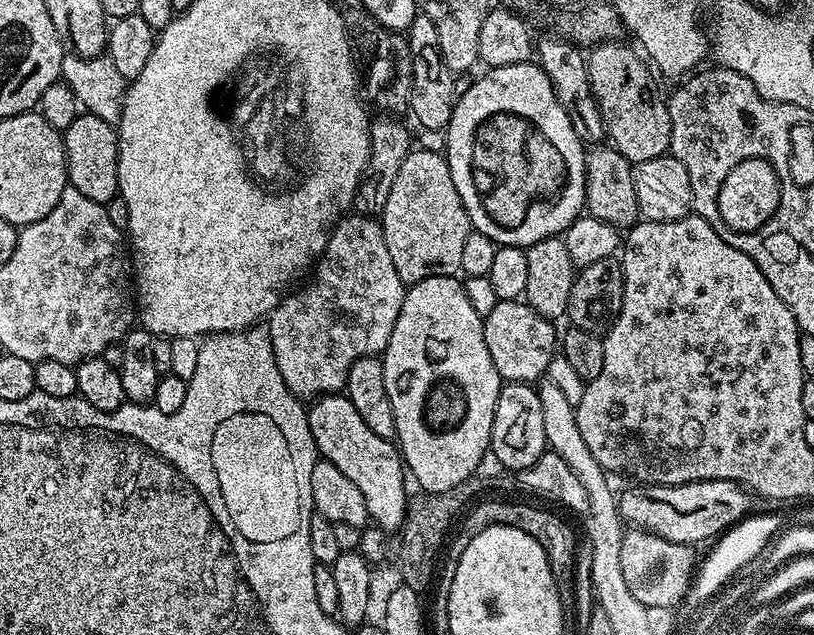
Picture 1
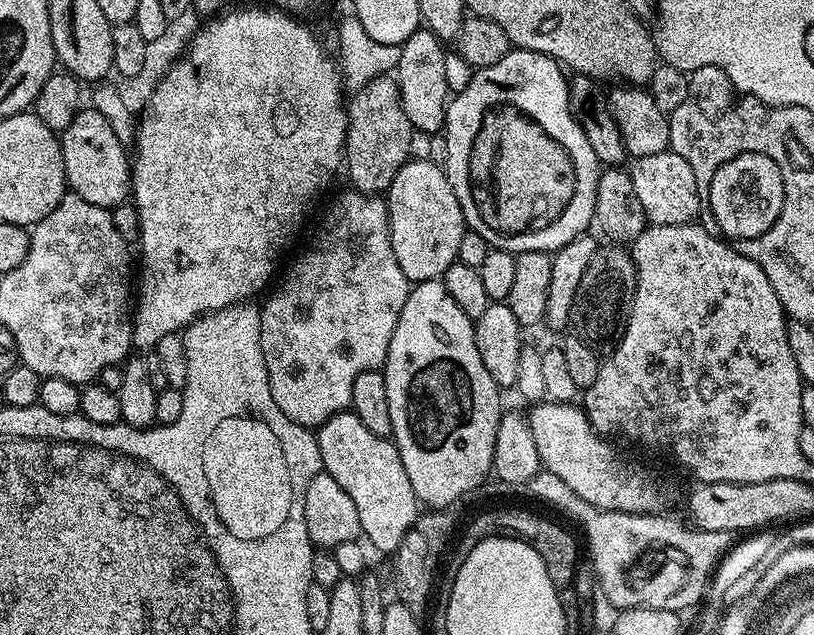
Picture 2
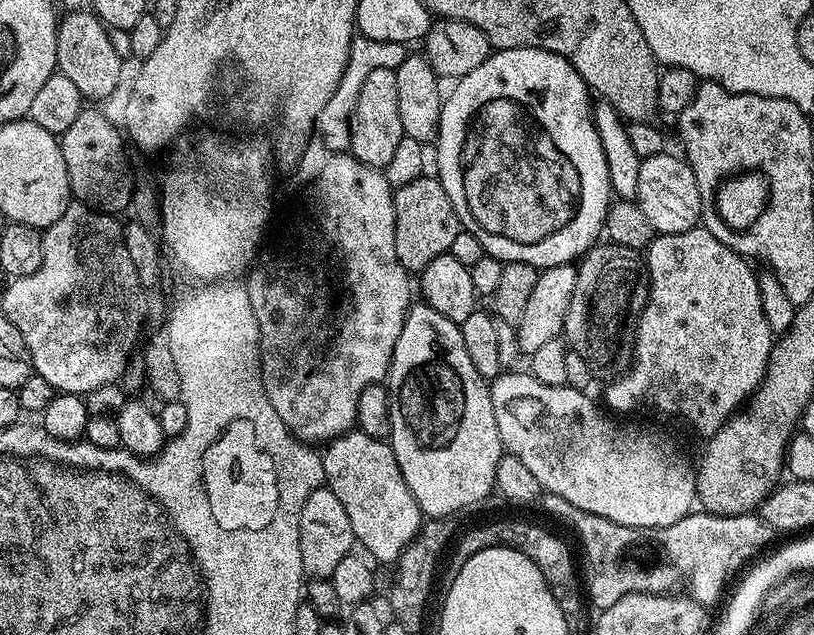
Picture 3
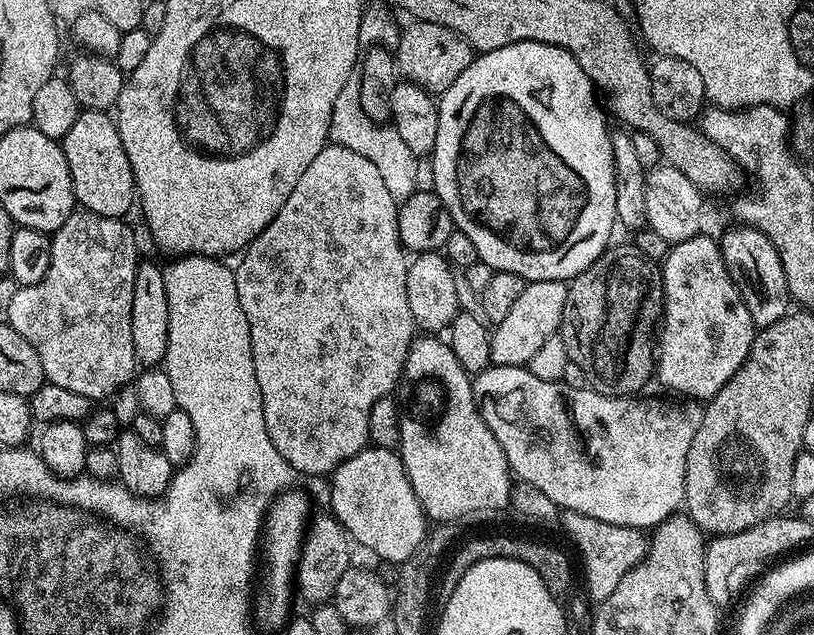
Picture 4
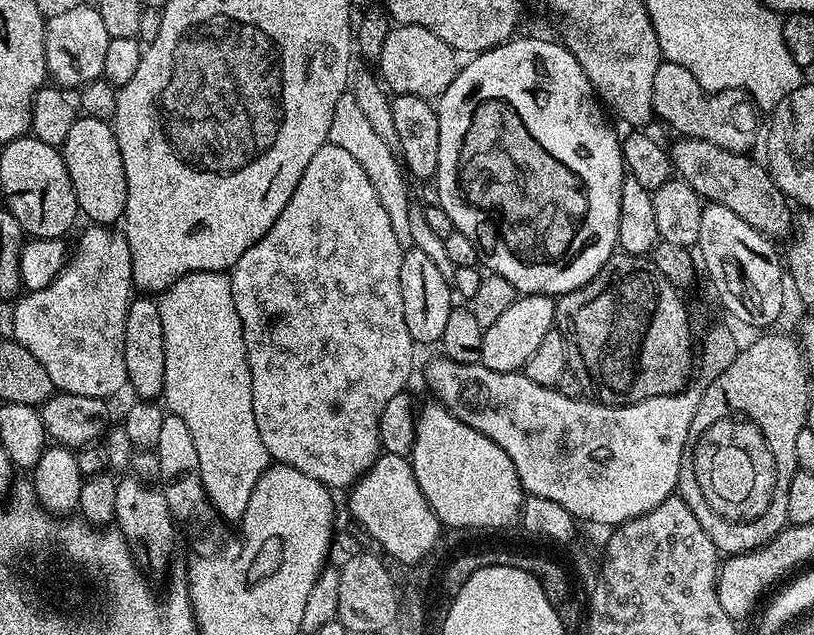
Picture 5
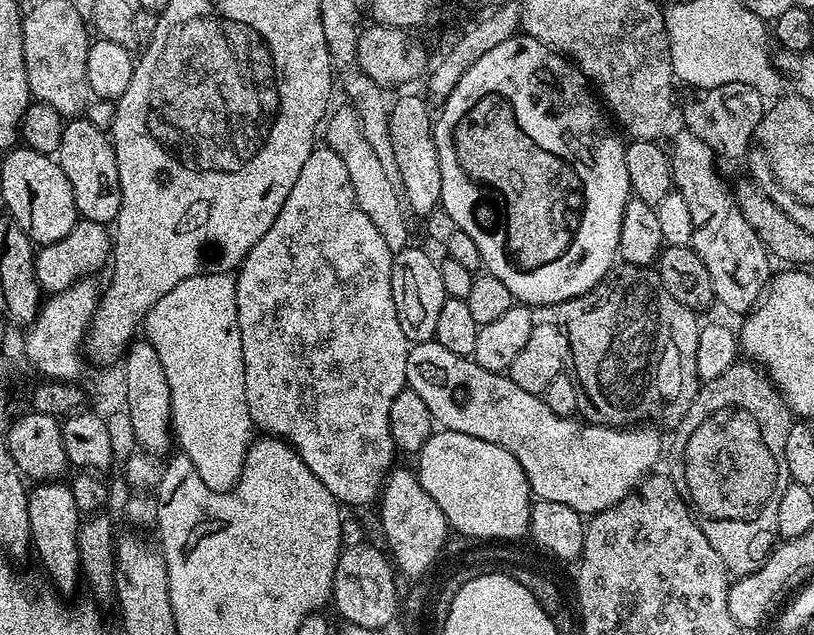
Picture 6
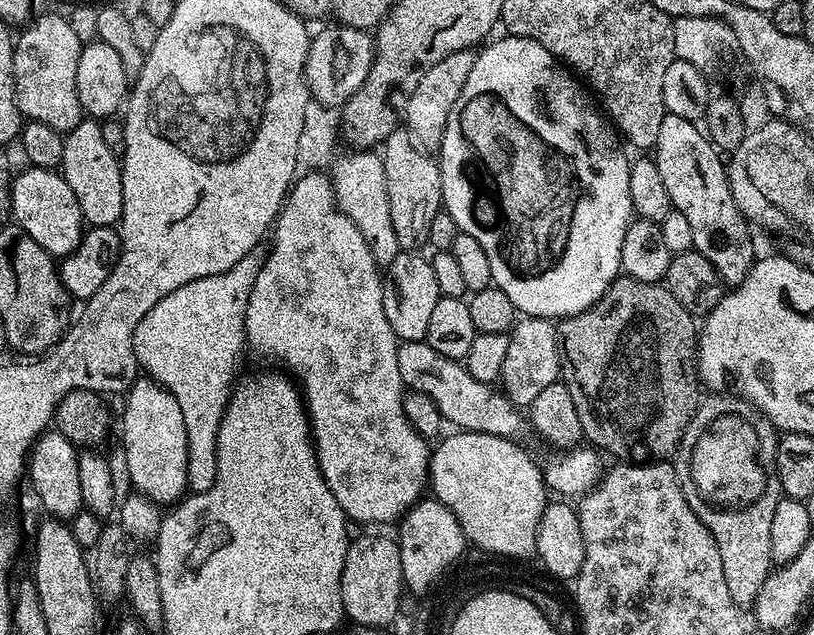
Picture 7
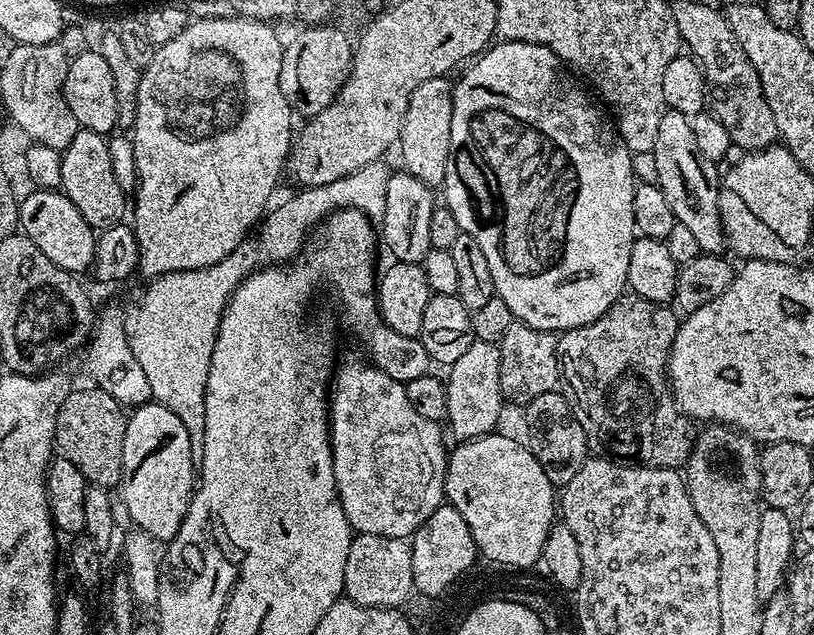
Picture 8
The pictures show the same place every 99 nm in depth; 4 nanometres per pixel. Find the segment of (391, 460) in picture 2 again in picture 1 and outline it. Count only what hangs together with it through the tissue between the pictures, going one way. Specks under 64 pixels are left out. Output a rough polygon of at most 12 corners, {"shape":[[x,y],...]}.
{"shape":[[347,395],[307,409],[317,453],[334,462],[388,534],[410,490],[399,447],[362,422]]}

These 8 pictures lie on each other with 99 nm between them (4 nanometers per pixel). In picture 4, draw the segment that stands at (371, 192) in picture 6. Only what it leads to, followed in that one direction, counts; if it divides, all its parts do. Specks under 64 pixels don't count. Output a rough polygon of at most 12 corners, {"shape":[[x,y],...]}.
{"shape":[[353,74],[332,103],[331,143],[378,166],[397,202],[418,190],[421,161],[399,128],[372,121]]}

